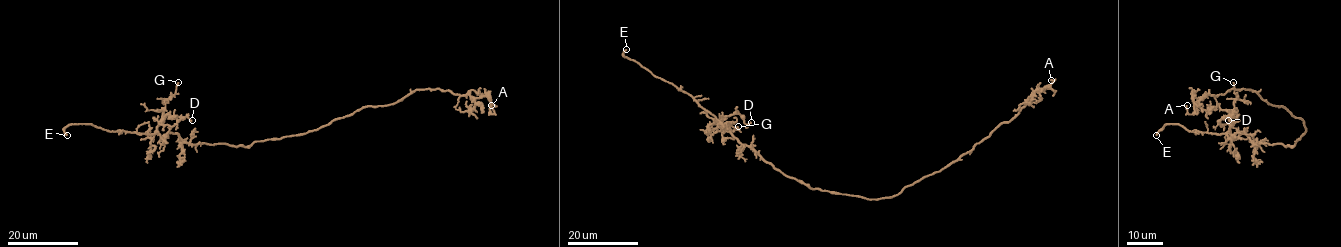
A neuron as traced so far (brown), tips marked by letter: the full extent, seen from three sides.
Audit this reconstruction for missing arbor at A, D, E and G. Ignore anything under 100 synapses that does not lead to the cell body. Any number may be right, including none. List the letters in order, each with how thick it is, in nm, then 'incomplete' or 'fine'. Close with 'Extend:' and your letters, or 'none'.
A: 130 nm thick; fine
D: 180 nm thick; fine
E: 220 nm thick; incomplete
G: 120 nm thick; fine
Extend: E

